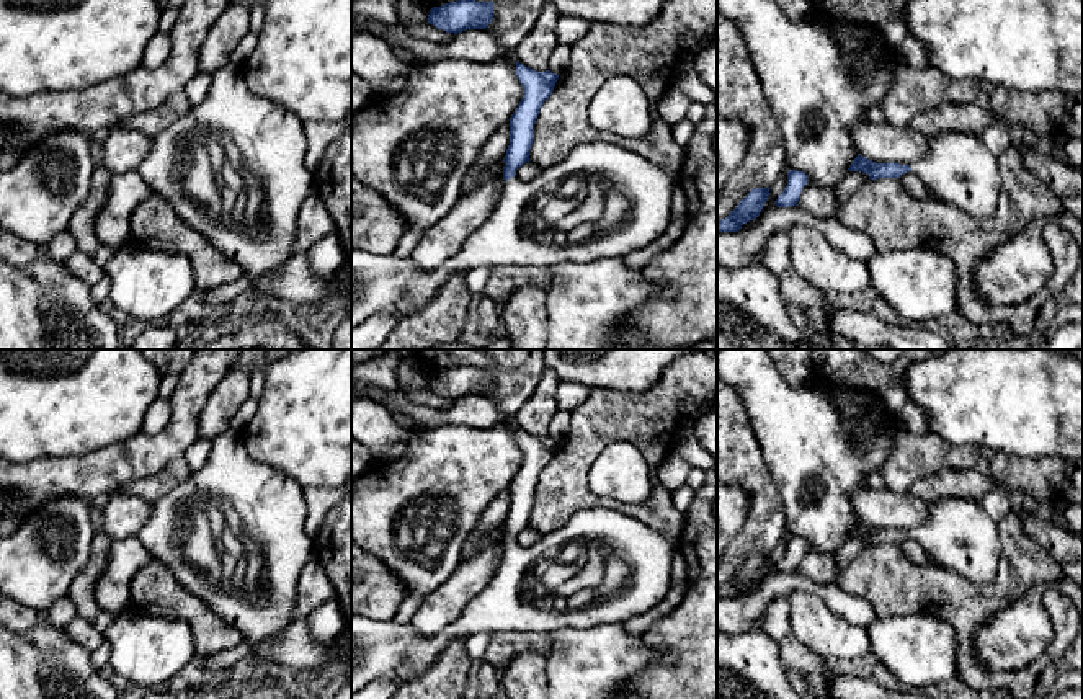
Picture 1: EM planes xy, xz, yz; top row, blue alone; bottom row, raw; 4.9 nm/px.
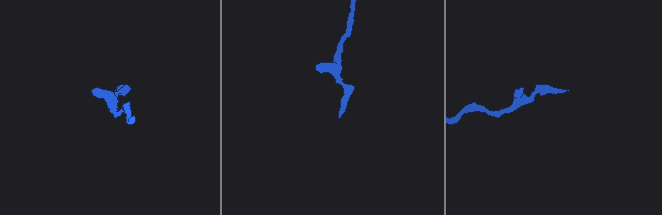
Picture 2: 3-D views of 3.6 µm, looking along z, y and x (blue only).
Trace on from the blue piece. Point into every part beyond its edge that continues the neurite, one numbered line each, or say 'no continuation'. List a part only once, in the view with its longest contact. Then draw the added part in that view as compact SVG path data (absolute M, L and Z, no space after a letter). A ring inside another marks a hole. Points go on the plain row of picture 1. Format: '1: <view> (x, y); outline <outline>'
1: xz (381, 649); outline M608 508L582 510L531 547L521 547L516 542L510 544L487 586L467 603L456 621L431 637L418 634L412 624L400 626L394 621L351 614L351 696L377 679L390 679L399 686L417 679L454 639L467 639L485 632L552 634L564 627L586 629L598 624L624 624L631 617L647 612L668 594L676 550L678 544L675 541L632 516ZM582 541L599 541L613 555L622 560L631 570L626 585L616 596L596 598L591 604L578 609L557 611L539 606L528 590L531 570L536 563L554 559L567 544Z

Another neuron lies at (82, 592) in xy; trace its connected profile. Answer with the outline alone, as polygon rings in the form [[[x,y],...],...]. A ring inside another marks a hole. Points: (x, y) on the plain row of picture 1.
[[[103,531],[95,534],[90,547],[90,560],[69,588],[67,596],[74,601],[77,616],[80,617],[91,619],[98,612],[103,612],[95,601],[95,585],[106,567],[113,542]]]

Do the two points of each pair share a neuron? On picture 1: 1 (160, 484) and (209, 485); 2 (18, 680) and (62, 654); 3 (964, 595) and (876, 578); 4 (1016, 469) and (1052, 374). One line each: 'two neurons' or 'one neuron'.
1: two neurons
2: one neuron
3: one neuron
4: two neurons

